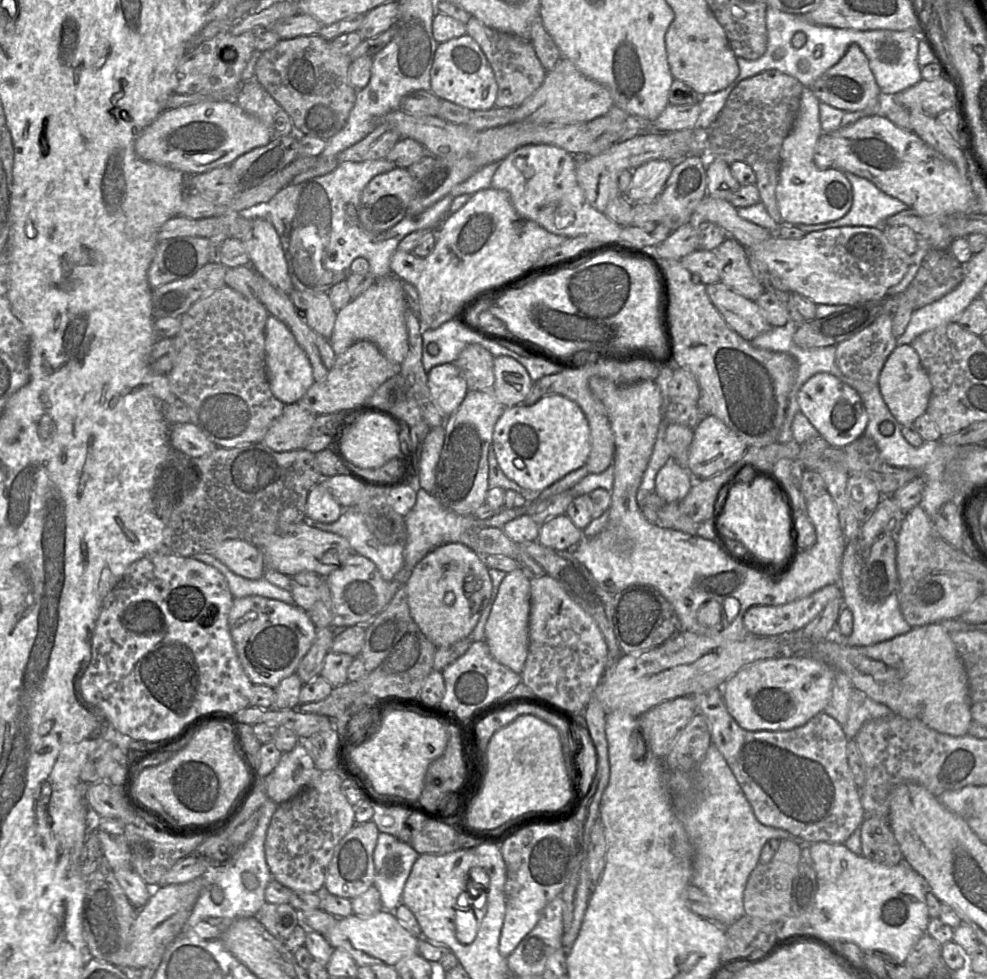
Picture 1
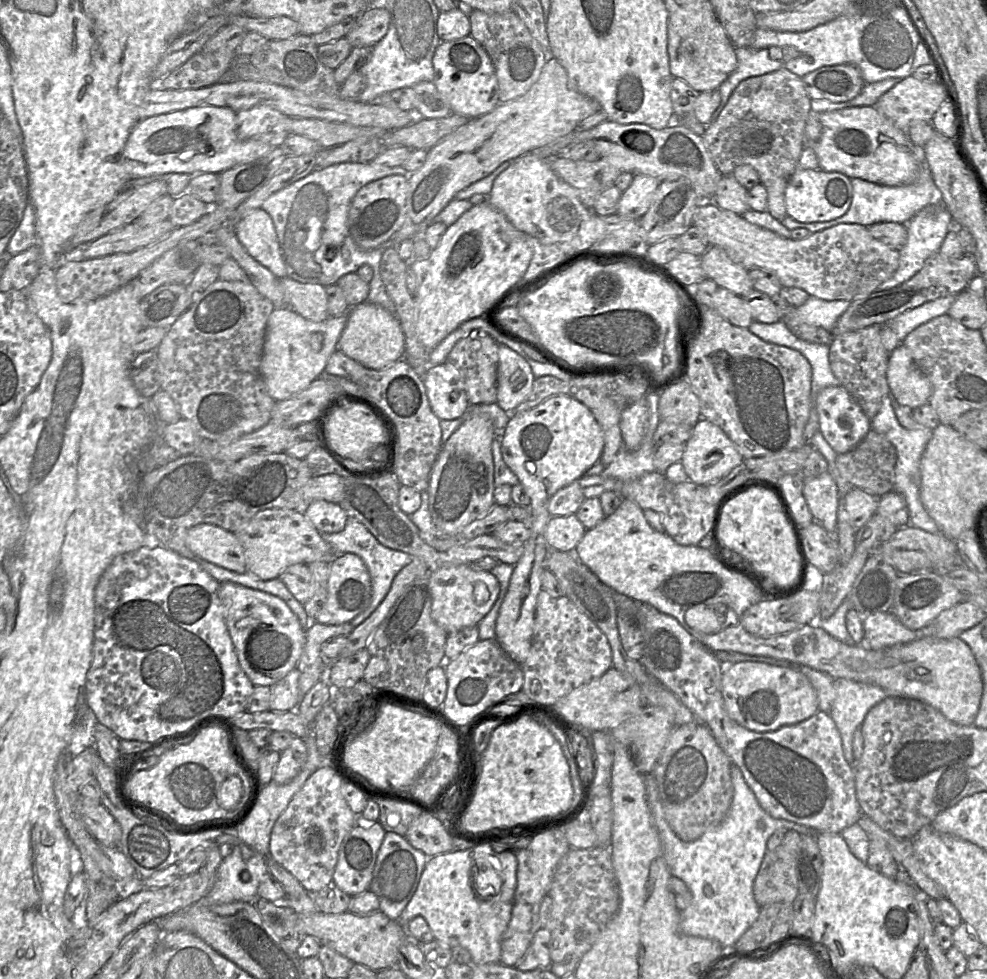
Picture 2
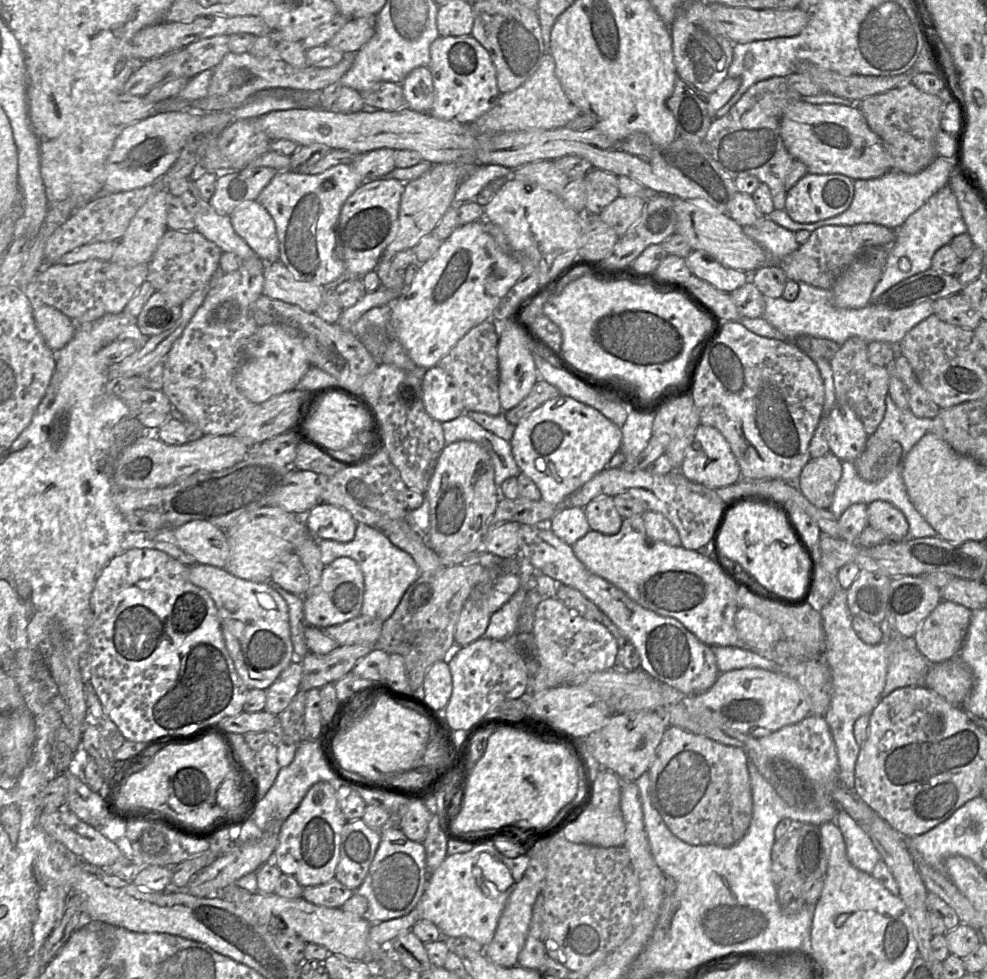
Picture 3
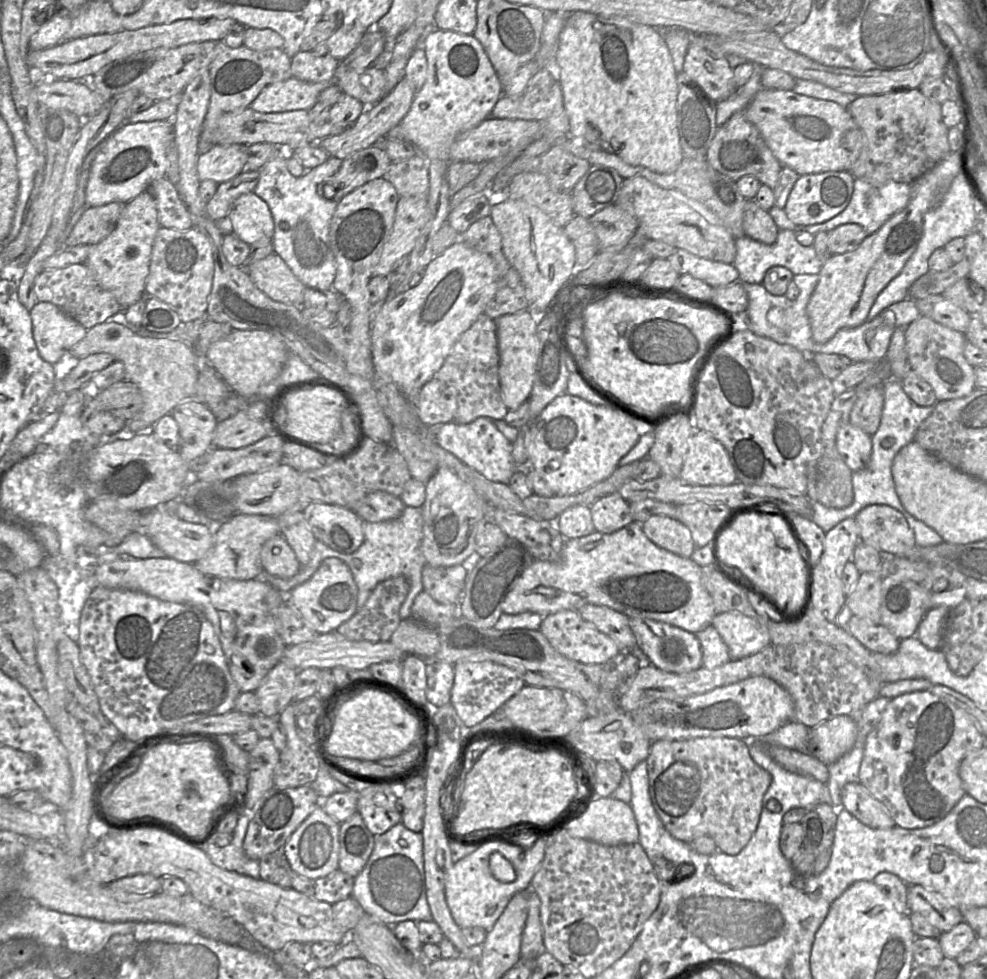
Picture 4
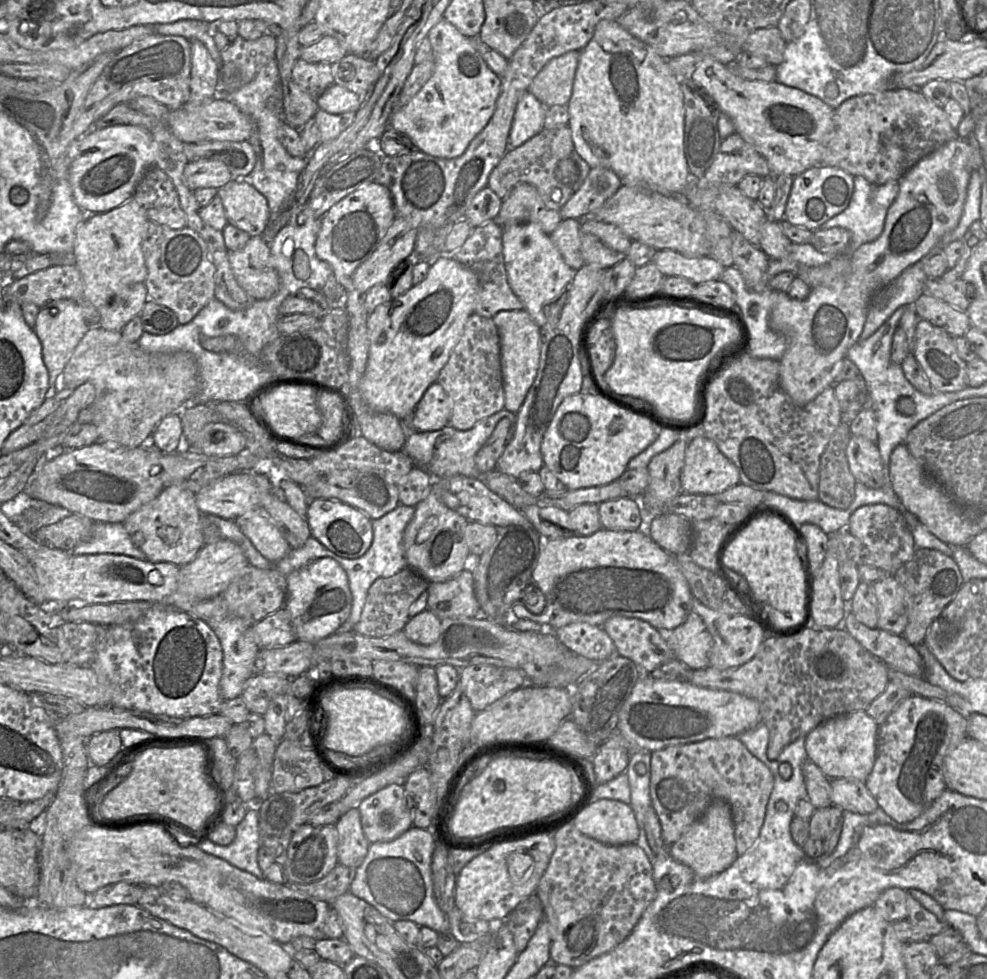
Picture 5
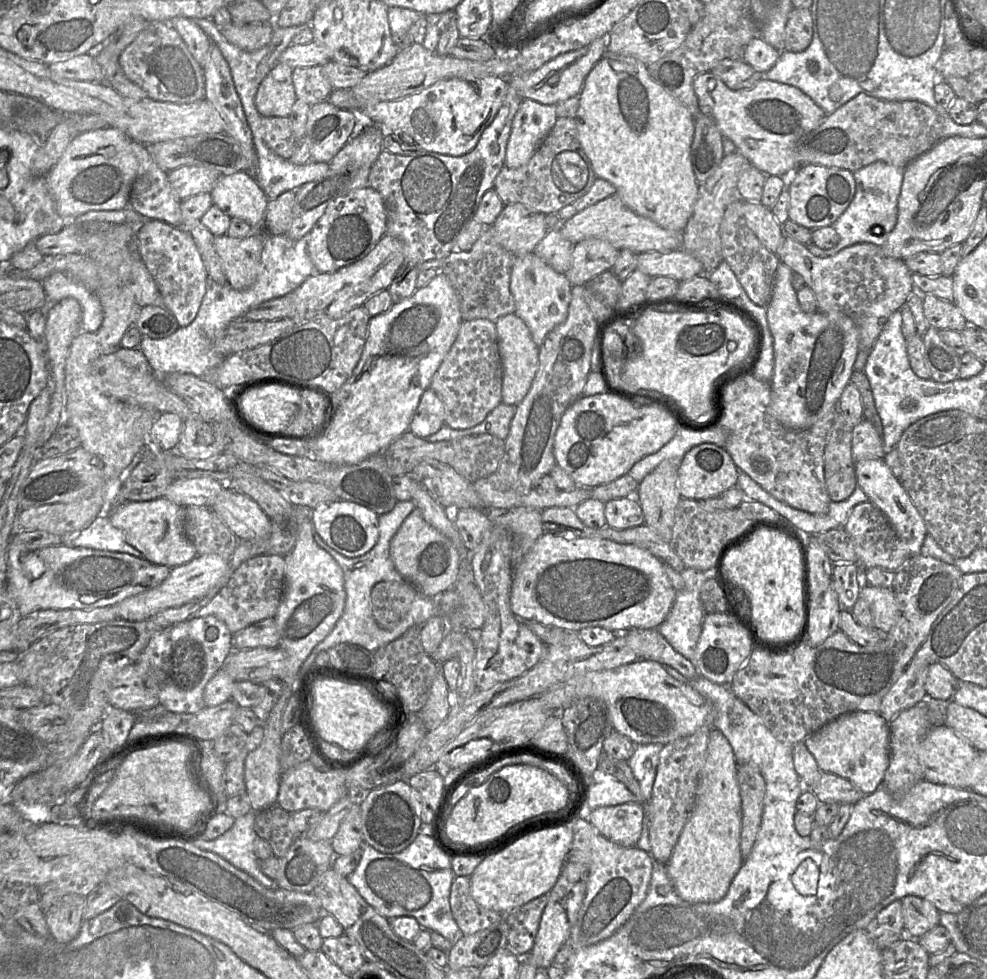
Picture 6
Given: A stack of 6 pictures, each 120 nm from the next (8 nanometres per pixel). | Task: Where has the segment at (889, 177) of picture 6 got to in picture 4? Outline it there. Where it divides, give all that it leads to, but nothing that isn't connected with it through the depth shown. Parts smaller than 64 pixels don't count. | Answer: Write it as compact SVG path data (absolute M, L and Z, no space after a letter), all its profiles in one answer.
M855 178L854 191L848 206L841 213L826 222L808 226L796 225L788 219L784 209L773 206L768 212L779 229L791 230L793 232L804 230L815 235L821 231L829 232L843 224L854 223L862 226L867 234L871 235L877 232L892 215L902 210L908 204L910 196L911 188L909 183L887 182L881 186L873 186L863 179Z

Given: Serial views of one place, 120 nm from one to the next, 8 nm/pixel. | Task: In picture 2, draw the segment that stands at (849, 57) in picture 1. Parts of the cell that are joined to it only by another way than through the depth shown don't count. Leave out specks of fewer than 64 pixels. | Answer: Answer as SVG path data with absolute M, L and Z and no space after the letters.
M851 64L822 67L806 74L801 79L811 100L827 99L837 103L854 99L866 84L859 69Z

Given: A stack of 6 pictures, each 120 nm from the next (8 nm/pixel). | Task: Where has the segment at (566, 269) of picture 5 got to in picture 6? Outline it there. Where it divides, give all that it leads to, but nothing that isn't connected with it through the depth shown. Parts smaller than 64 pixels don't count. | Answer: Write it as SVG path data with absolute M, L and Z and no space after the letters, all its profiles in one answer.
M534 252L514 257L510 290L516 305L515 313L526 323L538 346L542 345L553 329L566 320L572 286L566 274L554 270Z

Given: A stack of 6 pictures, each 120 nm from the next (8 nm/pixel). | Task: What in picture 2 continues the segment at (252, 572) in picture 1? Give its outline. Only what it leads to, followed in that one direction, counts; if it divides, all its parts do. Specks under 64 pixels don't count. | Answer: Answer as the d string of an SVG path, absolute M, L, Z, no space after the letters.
M211 524L192 527L186 537L186 546L199 558L243 574L247 572L244 549L234 533Z

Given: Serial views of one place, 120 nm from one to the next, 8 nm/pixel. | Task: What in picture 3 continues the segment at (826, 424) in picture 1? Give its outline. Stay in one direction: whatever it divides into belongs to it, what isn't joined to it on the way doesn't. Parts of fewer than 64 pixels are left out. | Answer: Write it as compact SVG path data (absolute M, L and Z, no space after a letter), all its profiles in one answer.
M835 403L827 414L829 451L841 461L854 461L862 453L868 438L856 413Z

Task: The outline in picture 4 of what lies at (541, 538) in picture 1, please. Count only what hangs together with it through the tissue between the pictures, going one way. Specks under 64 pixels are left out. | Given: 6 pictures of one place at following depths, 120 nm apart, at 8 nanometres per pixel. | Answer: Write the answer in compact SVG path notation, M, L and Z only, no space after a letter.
M575 505L563 512L554 521L564 539L574 539L594 532L589 506Z

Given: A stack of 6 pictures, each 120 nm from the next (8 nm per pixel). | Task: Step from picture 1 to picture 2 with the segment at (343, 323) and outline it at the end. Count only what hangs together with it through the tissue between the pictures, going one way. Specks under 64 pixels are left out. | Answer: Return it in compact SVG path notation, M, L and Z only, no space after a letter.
M364 302L349 309L347 324L339 338L338 350L366 368L383 370L404 358L404 333L395 314Z

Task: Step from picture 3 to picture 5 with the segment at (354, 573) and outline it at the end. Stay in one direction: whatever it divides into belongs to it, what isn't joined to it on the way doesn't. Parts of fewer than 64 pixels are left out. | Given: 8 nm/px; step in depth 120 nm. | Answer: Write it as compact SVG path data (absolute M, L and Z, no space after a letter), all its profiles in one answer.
M329 557L317 559L286 576L287 598L284 607L288 610L297 640L315 643L337 632L351 612L352 595L344 569Z

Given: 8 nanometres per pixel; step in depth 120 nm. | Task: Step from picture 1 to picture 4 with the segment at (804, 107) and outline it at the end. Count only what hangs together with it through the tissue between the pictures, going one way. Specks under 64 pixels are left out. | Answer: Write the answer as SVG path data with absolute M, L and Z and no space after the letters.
M828 171L799 176L783 208L786 216L794 224L803 226L830 220L848 206L854 191L854 180L849 171Z

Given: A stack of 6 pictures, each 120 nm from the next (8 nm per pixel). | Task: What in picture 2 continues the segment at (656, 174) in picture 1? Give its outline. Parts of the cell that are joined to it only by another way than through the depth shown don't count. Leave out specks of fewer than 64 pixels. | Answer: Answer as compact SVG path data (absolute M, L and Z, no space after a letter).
M636 174L629 188L617 204L617 215L639 220L649 209L660 181L654 177Z

